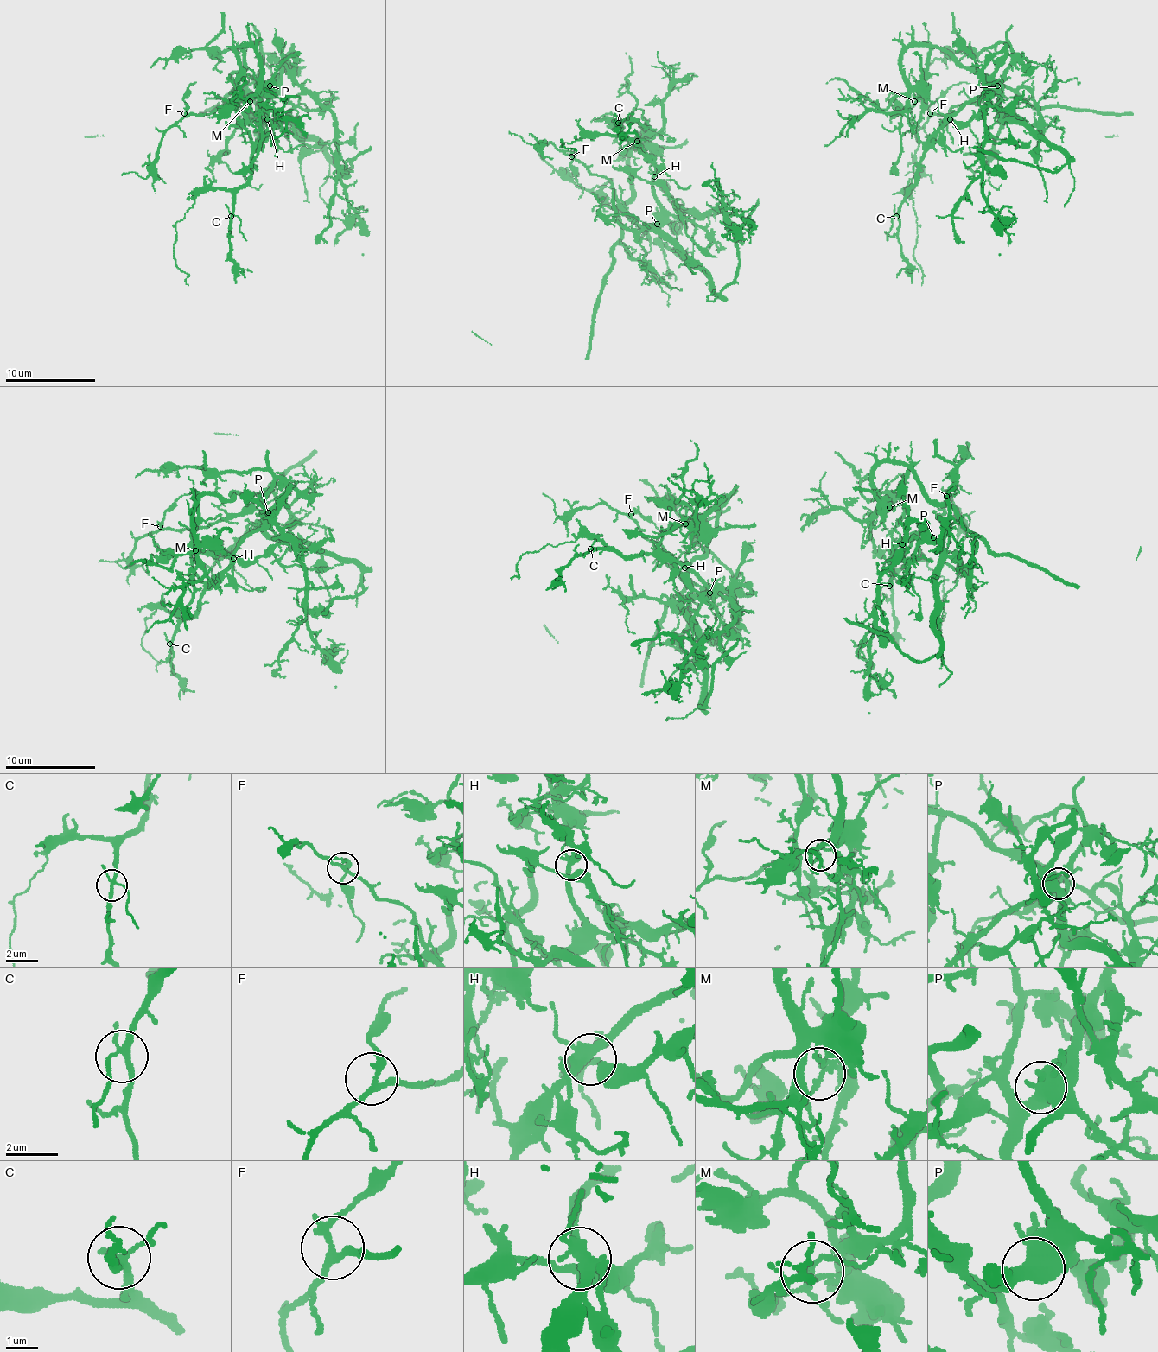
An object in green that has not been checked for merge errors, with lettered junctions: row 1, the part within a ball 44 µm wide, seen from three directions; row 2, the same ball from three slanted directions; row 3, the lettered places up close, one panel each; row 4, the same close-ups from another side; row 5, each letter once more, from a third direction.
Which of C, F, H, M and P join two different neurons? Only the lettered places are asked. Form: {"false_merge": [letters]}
{"false_merge": ["M"]}

